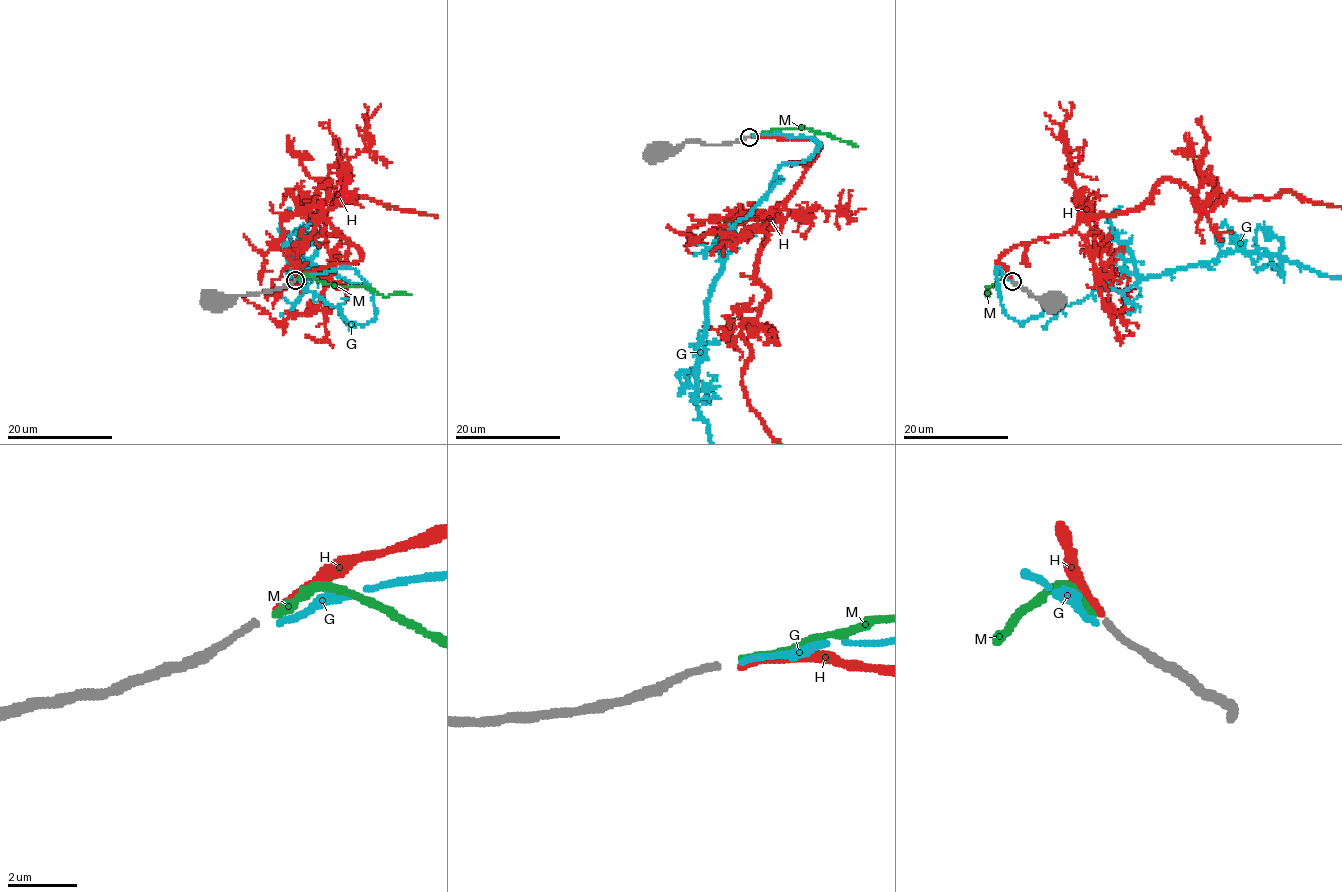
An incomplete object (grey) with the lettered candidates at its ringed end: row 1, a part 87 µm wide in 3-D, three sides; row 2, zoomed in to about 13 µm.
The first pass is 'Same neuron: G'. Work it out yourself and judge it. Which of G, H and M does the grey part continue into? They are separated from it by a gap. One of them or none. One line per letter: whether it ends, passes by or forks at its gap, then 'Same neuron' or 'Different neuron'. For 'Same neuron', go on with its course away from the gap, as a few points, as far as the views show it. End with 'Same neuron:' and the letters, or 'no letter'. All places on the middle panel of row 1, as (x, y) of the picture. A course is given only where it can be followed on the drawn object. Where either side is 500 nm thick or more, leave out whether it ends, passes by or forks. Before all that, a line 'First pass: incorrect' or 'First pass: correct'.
First pass: incorrect
G: It ends there. Different neuron
H: It ends there. Same neuron
M: It ends there. Different neuron
Same neuron: H

